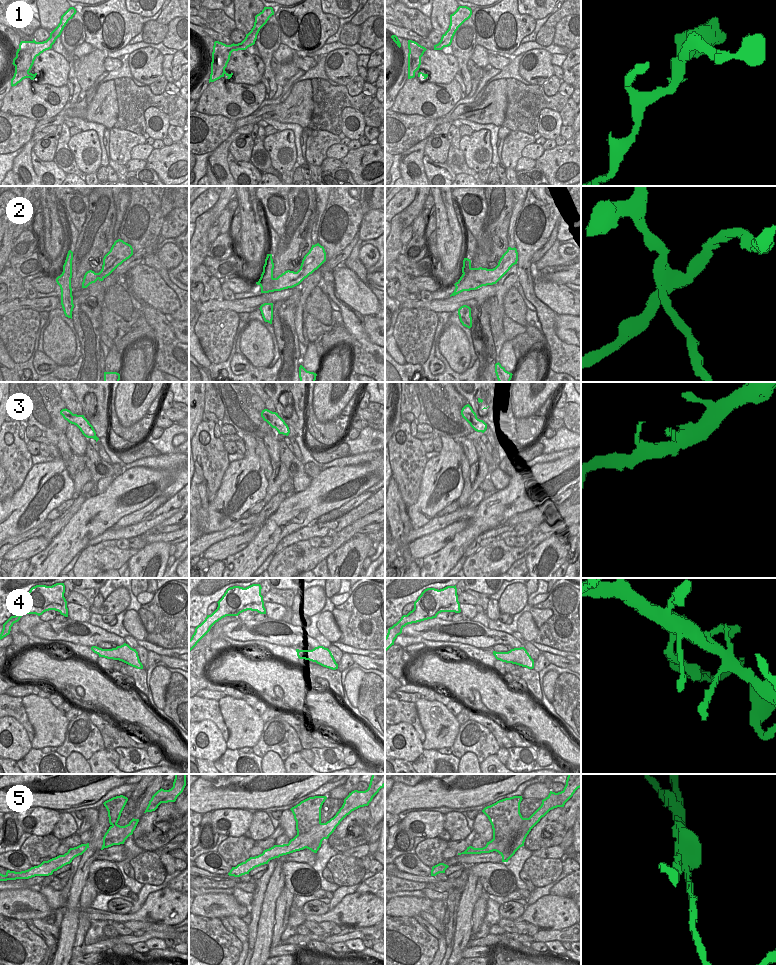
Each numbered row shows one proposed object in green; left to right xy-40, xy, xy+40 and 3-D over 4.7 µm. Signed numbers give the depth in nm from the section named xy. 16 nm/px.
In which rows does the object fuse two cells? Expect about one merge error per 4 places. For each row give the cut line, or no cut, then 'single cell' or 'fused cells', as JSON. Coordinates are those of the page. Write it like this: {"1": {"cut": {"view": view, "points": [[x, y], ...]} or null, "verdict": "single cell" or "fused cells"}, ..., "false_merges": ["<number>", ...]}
{"1": {"cut": null, "verdict": "single cell"}, "2": {"cut": {"view": "xy+40", "points": [[471, 268], [467, 276], [459, 283]]}, "verdict": "fused cells"}, "3": {"cut": null, "verdict": "single cell"}, "4": {"cut": {"view": "xy+40", "points": [[500, 659], [513, 659], [519, 664]]}, "verdict": "fused cells"}, "5": {"cut": {"view": "xy+40", "points": [[545, 813], [536, 816], [526, 823]]}, "verdict": "fused cells"}, "false_merges": ["2", "4", "5"]}

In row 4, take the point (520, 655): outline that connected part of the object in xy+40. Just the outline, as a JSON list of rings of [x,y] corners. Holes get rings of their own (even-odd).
[[[524,647],[514,648],[508,652],[493,651],[493,655],[497,660],[500,661],[503,658],[513,659],[519,664],[519,666],[527,667],[528,669],[534,668],[534,660],[531,658],[531,656]]]

